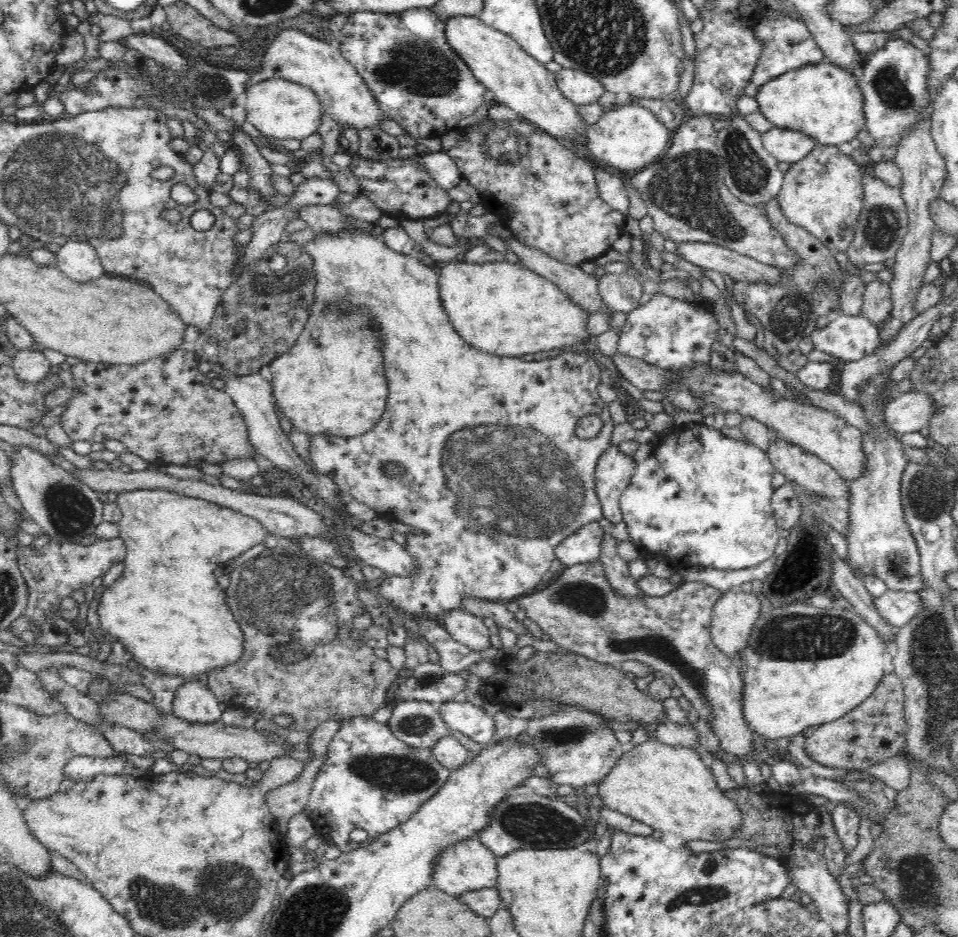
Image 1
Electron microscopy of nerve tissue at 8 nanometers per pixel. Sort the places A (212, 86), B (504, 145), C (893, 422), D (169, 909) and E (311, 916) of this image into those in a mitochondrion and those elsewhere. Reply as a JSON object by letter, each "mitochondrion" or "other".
{"A":"mitochondrion","B":"mitochondrion","C":"other","D":"mitochondrion","E":"mitochondrion"}

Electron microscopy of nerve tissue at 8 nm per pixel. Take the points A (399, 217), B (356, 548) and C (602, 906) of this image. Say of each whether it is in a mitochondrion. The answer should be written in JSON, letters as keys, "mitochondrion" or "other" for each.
{"A":"other","B":"other","C":"other"}

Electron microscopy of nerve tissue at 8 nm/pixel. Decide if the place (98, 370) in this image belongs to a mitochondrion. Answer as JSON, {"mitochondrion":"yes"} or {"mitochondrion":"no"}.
{"mitochondrion":"no"}

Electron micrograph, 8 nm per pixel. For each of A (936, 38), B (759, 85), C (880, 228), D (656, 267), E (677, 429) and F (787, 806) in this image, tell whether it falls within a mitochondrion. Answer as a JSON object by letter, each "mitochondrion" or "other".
{"A":"other","B":"other","C":"mitochondrion","D":"other","E":"other","F":"other"}

